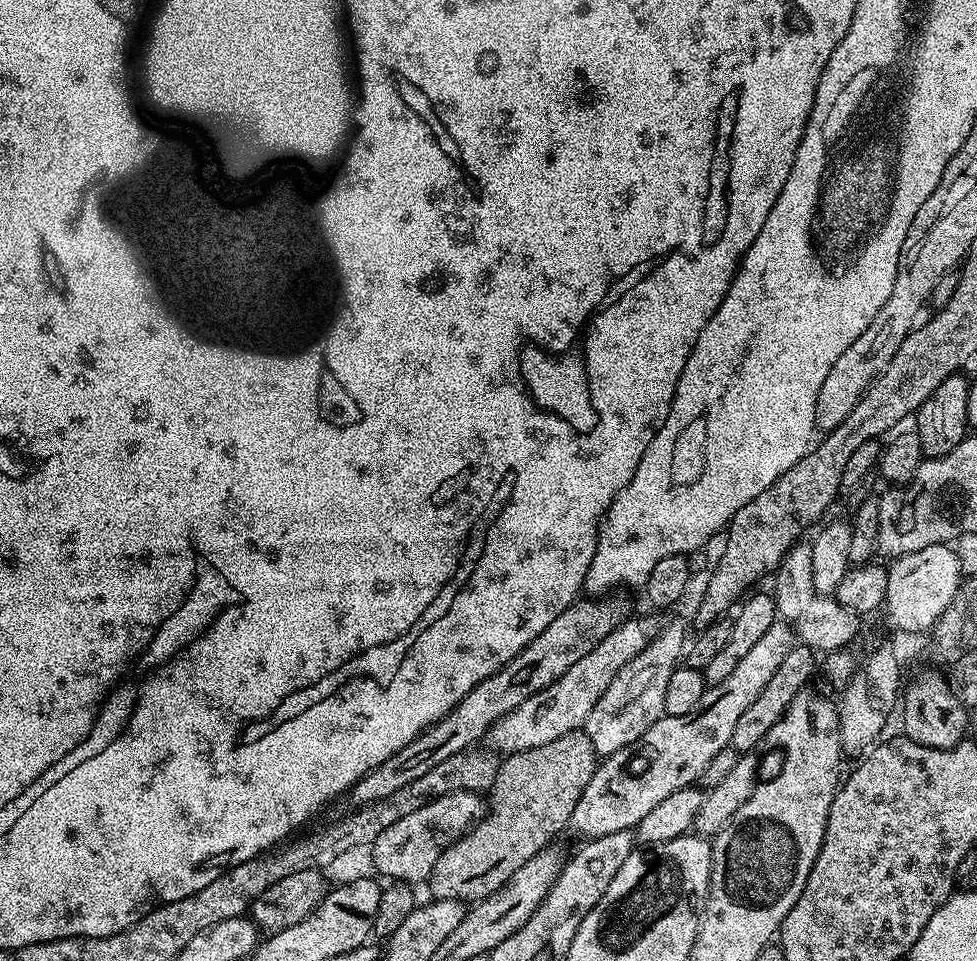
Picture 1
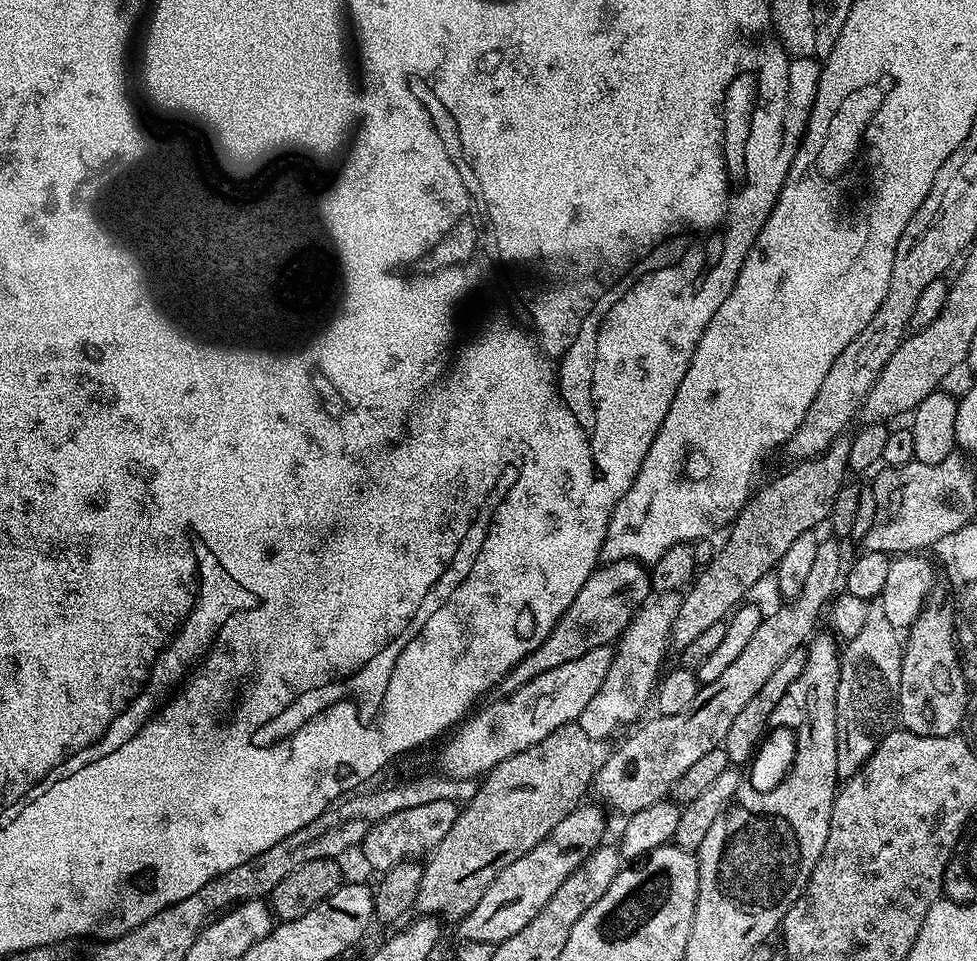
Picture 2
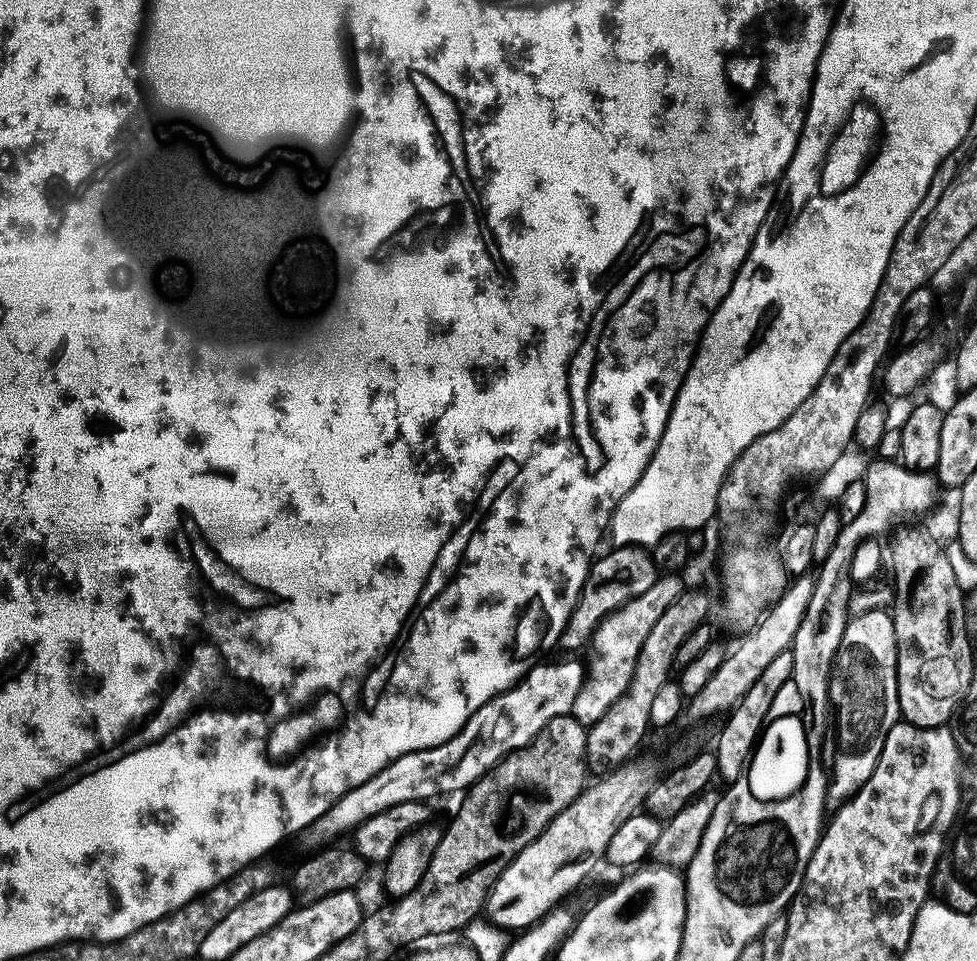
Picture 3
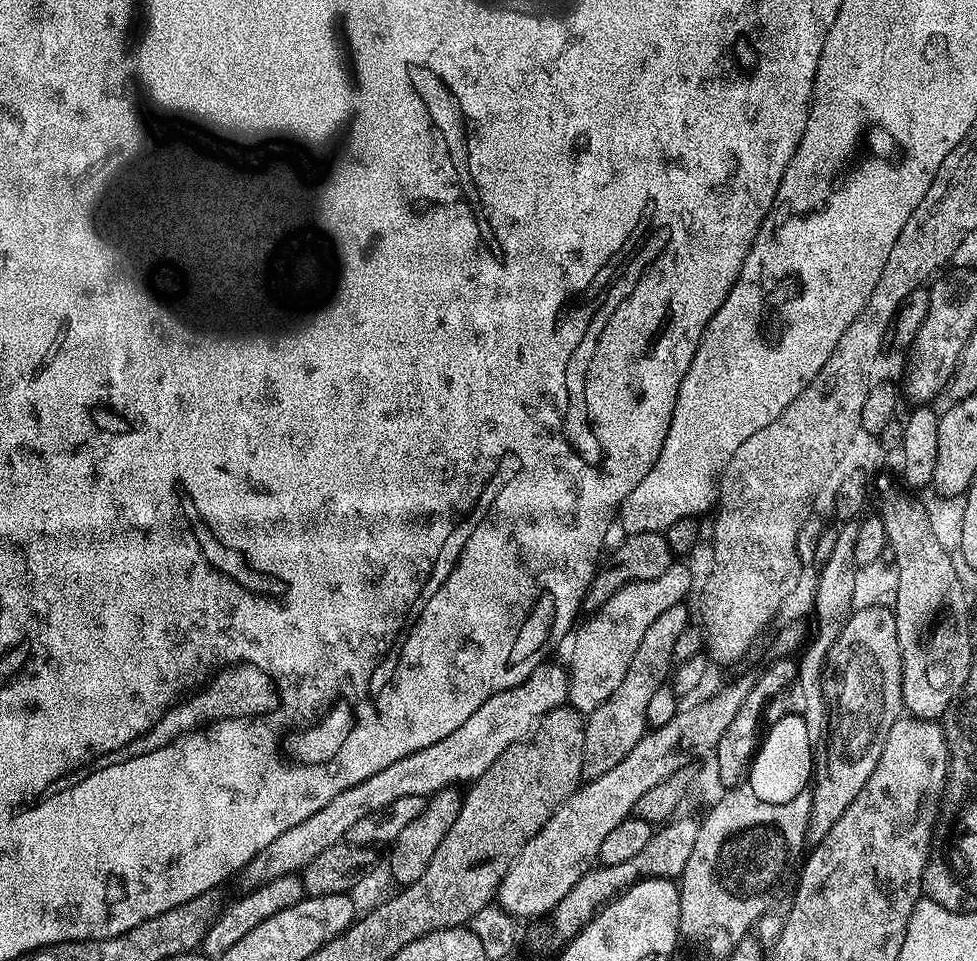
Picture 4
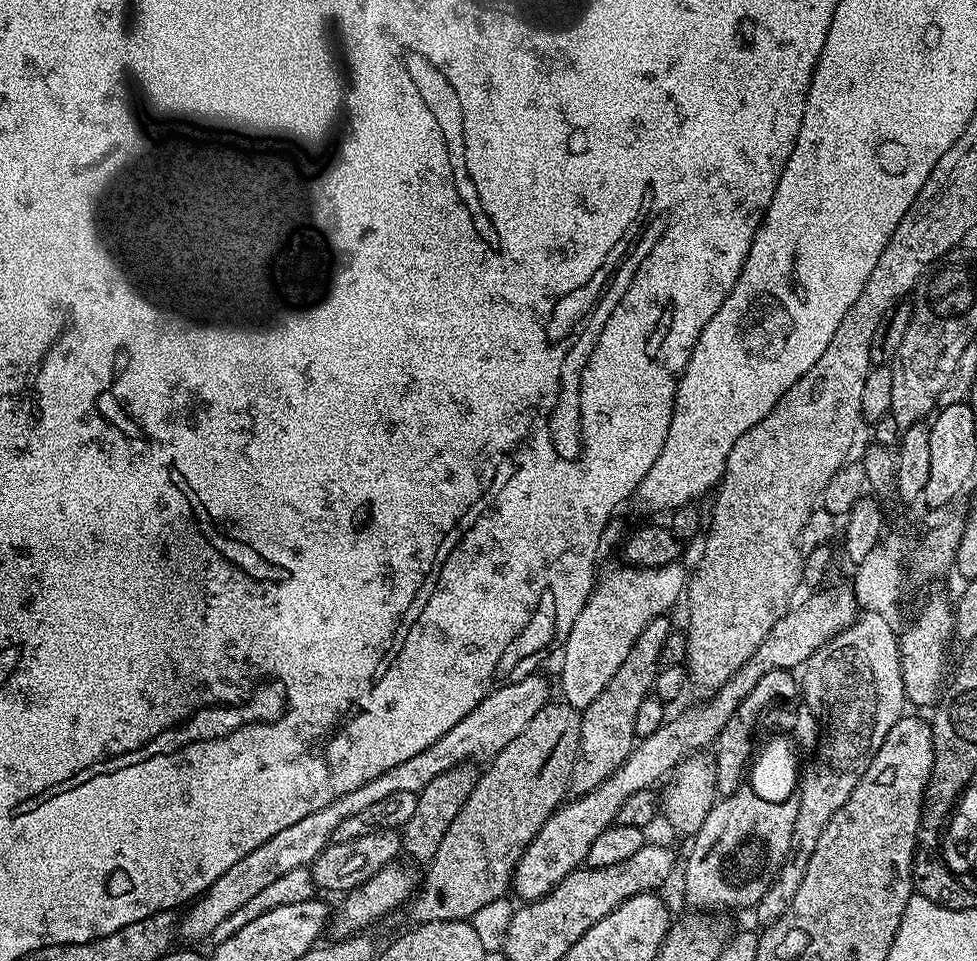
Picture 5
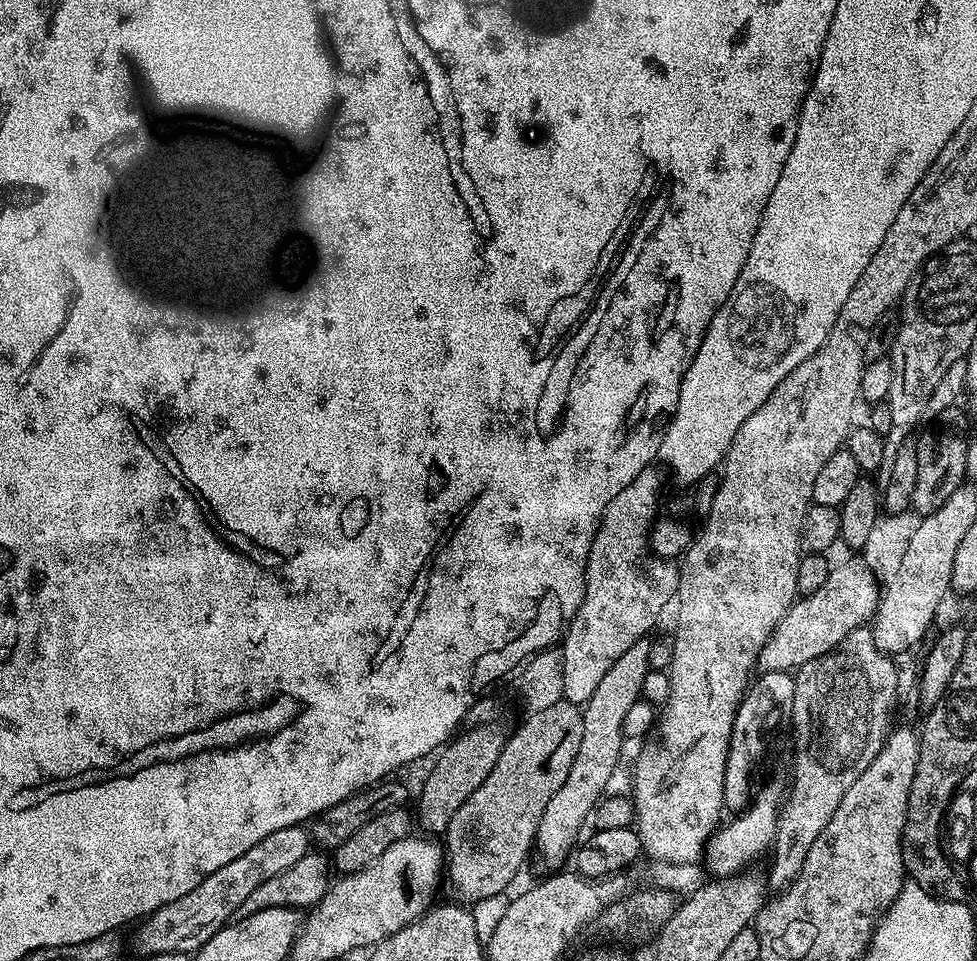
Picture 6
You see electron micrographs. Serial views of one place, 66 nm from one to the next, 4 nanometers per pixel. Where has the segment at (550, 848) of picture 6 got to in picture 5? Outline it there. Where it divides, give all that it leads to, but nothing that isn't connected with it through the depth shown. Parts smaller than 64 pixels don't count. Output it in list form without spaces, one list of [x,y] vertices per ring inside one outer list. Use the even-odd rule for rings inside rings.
[[[667,615],[654,618],[642,634],[638,634],[638,642],[630,646],[630,654],[626,654],[626,662],[618,666],[618,674],[610,678],[606,690],[590,702],[582,710],[580,718],[580,753],[574,762],[570,792],[573,797],[584,796],[593,792],[606,778],[610,778],[626,762],[638,737],[634,730],[634,717],[638,714],[638,706],[653,691],[656,673],[662,667],[660,655],[662,646],[666,646],[666,638],[674,631],[674,624],[668,621]]]

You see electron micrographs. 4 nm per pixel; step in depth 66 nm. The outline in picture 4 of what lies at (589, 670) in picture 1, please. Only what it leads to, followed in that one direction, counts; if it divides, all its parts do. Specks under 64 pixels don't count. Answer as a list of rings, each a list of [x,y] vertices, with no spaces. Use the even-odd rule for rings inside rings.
[[[552,663],[539,664],[521,684],[502,690],[482,702],[482,706],[478,706],[478,710],[474,710],[474,714],[470,714],[454,734],[446,734],[446,738],[434,742],[434,746],[426,746],[426,750],[398,758],[398,762],[386,766],[386,770],[378,770],[378,774],[366,778],[366,782],[358,782],[358,786],[342,790],[338,798],[330,798],[330,802],[326,802],[318,814],[310,814],[306,822],[298,822],[298,826],[290,826],[286,834],[278,834],[266,850],[248,863],[247,887],[261,888],[274,882],[274,878],[303,873],[304,867],[314,862],[322,850],[330,850],[330,846],[341,843],[354,822],[398,802],[398,798],[429,798],[442,788],[459,785],[459,780],[474,782],[509,746],[525,739],[551,708],[559,708],[567,701],[569,673]]]

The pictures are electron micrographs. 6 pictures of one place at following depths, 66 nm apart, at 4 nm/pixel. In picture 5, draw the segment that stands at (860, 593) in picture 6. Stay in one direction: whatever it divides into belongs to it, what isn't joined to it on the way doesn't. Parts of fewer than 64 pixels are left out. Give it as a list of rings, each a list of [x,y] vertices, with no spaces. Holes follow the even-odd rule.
[[[848,586],[827,588],[813,591],[809,600],[801,599],[782,618],[778,618],[778,622],[770,626],[770,634],[762,638],[762,646],[758,646],[758,650],[754,650],[754,654],[746,658],[744,665],[722,687],[715,689],[710,700],[678,713],[673,720],[671,717],[654,734],[643,737],[633,747],[623,766],[610,778],[606,778],[602,786],[584,796],[569,799],[553,812],[516,863],[511,887],[514,892],[516,888],[521,901],[541,900],[546,893],[554,890],[556,884],[560,884],[581,867],[587,861],[594,838],[598,838],[602,830],[614,823],[618,810],[624,805],[626,798],[630,798],[630,794],[638,794],[638,790],[649,790],[656,786],[652,784],[659,785],[660,776],[667,777],[676,765],[684,763],[689,754],[696,754],[699,748],[704,748],[707,744],[708,747],[715,745],[718,734],[722,734],[722,726],[730,722],[730,717],[734,710],[738,710],[742,698],[746,698],[746,694],[750,694],[750,690],[758,686],[758,678],[762,678],[762,674],[770,674],[772,668],[799,669],[820,647],[829,644],[839,632],[845,632],[856,621],[857,593]]]

